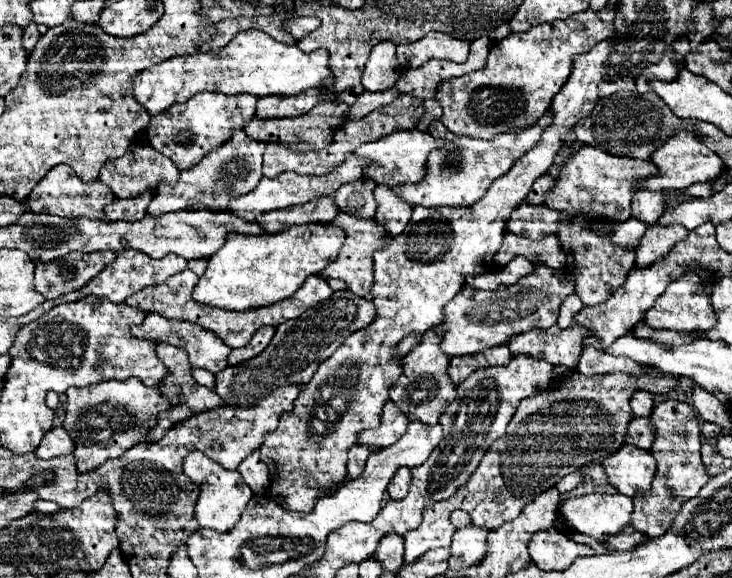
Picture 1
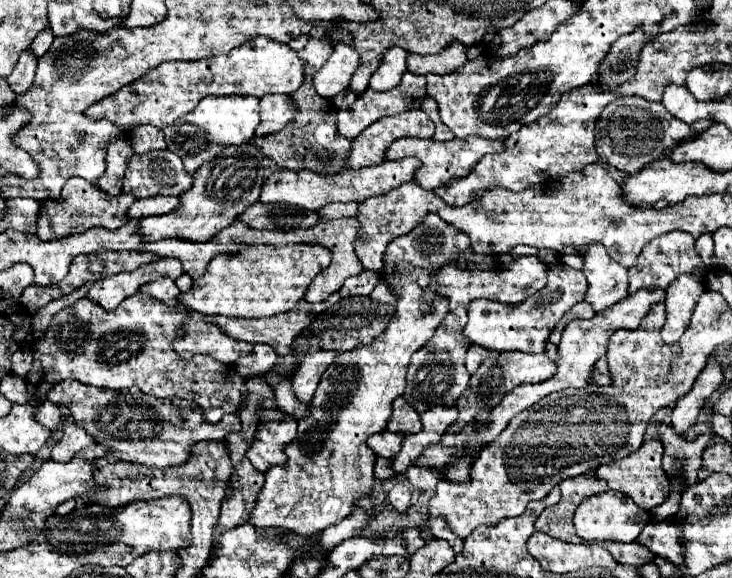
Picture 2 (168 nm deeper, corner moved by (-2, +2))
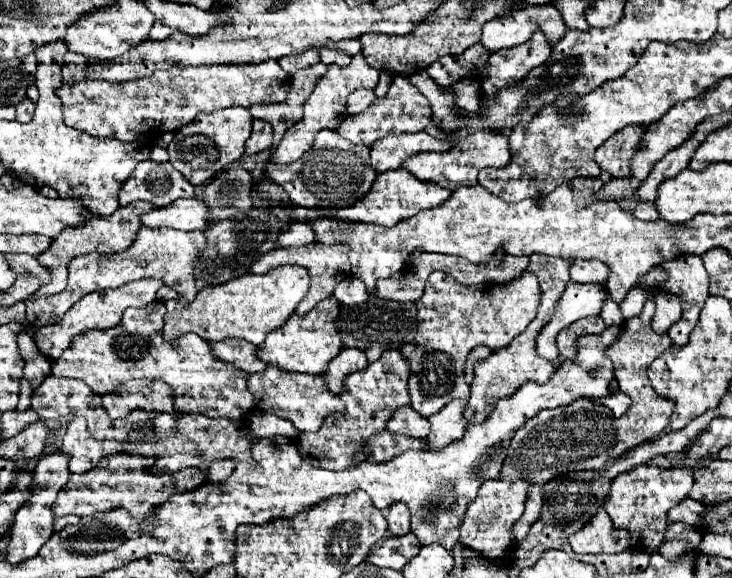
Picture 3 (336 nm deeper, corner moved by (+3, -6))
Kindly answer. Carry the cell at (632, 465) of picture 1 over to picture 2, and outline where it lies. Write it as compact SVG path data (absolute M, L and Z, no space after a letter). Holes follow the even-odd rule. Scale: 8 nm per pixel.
M646 440L640 446L640 450L636 450L634 454L628 454L628 458L600 466L596 470L596 476L600 480L606 480L610 490L620 490L626 496L630 496L634 504L640 506L642 510L652 510L654 506L662 504L670 492L670 480L662 470L662 442L660 440Z

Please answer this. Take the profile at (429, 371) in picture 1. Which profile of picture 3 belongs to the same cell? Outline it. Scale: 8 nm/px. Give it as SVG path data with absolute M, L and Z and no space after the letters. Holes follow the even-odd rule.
M439 270L431 272L431 276L427 278L427 284L425 284L425 292L417 304L419 324L417 324L415 340L411 344L403 346L403 348L425 348L425 352L419 360L419 368L413 368L409 372L411 408L427 418L427 416L439 412L447 402L451 402L455 398L469 400L469 386L465 384L465 378L463 378L463 366L465 366L467 354L479 344L501 346L501 348L507 346L507 342L511 342L511 338L521 334L531 324L531 320L535 318L535 314L539 310L539 302L541 302L539 280L529 270L523 272L519 278L511 280L509 284L477 284L477 286L463 286Z

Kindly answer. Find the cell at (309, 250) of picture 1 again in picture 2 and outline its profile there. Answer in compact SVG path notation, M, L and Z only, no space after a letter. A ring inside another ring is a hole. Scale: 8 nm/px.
M286 244L286 246L246 246L238 254L216 256L206 274L194 280L192 290L180 294L180 304L202 316L228 316L228 318L268 318L292 310L300 302L328 262L332 254L324 246Z

